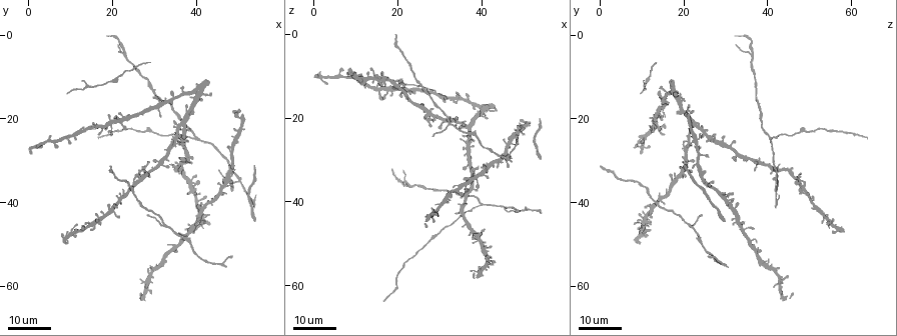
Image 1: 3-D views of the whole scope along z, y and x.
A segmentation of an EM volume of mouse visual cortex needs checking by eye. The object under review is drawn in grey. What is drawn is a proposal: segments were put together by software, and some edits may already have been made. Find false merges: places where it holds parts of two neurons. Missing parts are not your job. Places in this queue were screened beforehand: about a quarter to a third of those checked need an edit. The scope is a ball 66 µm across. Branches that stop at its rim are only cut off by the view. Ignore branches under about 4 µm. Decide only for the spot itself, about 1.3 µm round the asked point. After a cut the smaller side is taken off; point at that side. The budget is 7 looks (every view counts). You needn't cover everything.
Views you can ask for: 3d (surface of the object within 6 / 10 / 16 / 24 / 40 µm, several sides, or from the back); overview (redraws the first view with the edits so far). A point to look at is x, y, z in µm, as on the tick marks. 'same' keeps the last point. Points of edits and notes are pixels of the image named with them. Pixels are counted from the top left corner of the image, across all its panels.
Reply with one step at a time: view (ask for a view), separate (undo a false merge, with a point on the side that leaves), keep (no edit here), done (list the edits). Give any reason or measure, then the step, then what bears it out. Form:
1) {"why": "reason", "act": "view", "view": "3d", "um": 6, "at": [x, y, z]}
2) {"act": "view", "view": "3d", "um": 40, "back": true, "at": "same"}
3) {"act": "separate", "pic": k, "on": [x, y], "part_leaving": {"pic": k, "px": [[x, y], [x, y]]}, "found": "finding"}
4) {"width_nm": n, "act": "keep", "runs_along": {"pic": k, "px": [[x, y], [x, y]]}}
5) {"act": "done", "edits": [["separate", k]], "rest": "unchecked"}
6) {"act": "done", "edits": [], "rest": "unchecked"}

{"why": "three-way junction", "act": "view", "view": "3d", "um": 16, "at": [32.0, 46.0, 21.5]}

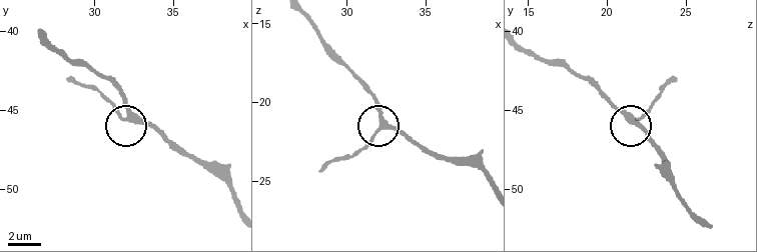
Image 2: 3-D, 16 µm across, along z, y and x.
{"act": "view", "view": "3d", "um": 6, "at": [32.3, 45.5, 21.6]}

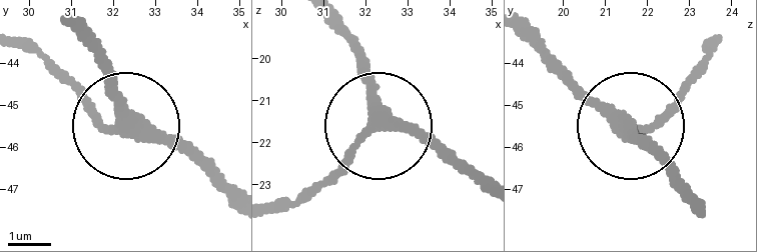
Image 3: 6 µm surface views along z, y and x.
{"width_nm": 290, "act": "keep", "found": "one neuron here"}

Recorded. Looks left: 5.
{"act": "view", "view": "3d", "um": 16, "at": [50.5, 34.5, 42.0]}

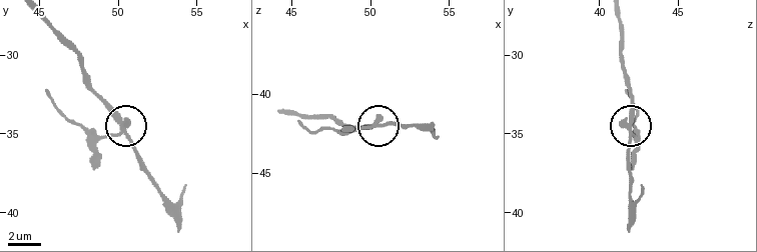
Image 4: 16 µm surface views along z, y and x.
{"act": "view", "view": "3d", "um": 10, "at": [50.2, 34.7, 42.0]}

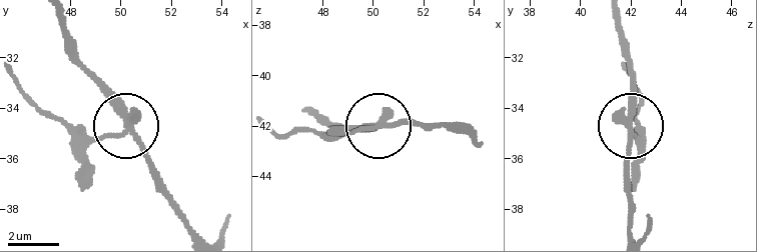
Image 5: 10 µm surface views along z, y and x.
{"why": "from behind", "act": "view", "view": "3d", "um": 10, "back": true, "at": [50.4, 34.9, 41.9]}

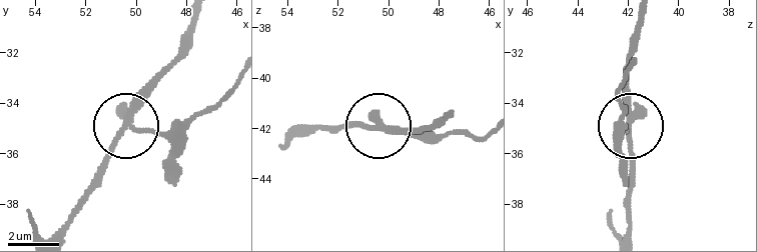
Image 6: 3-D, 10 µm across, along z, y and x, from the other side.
{"arms": 3, "act": "separate", "pic": 6, "on": [165, 131], "part_leaving": {"pic": 6, "px": [[130, 120], [167, 133], [180, 131], [235, 81]]}, "found": "two neurons meet here"}

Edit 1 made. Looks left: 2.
{"act": "done", "edits": [["separate", 6]], "rest": "unchecked"}

